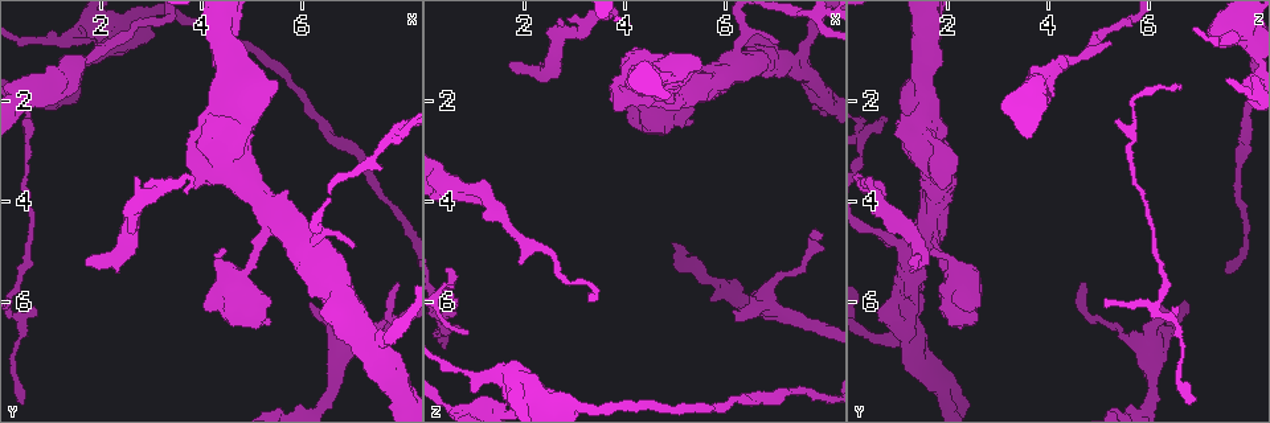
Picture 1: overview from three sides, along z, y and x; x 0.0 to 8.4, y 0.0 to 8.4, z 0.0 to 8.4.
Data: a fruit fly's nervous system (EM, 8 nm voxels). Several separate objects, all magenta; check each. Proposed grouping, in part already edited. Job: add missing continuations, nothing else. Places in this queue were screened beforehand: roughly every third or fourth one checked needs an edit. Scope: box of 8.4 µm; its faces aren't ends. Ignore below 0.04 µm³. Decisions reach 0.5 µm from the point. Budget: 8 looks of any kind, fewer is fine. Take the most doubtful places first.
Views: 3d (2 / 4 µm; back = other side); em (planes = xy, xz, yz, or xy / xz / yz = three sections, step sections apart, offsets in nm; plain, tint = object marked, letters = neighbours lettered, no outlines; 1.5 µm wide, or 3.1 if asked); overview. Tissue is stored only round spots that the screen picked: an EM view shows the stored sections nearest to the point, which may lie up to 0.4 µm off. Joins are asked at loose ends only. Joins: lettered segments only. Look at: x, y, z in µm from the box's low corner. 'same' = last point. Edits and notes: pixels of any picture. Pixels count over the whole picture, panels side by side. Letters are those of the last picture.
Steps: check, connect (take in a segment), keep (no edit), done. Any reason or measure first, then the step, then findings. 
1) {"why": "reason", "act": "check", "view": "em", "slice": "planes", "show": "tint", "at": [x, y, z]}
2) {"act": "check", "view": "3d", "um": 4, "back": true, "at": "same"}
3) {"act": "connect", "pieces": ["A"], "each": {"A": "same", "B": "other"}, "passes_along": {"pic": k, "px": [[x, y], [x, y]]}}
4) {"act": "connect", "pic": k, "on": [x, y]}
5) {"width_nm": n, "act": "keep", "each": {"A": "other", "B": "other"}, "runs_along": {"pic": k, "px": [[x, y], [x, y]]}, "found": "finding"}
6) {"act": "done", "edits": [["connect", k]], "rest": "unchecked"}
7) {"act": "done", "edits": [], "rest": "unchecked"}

{"why": "an open end", "act": "check", "view": "3d", "um": 4, "at": [1.75, 5.25, 1.30]}

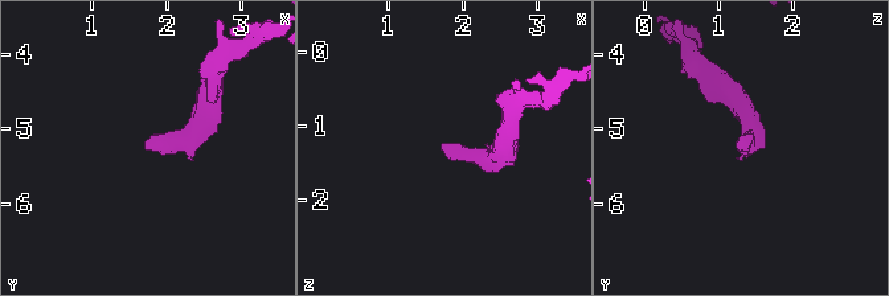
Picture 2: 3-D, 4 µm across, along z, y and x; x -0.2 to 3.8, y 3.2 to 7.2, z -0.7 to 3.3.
{"act": "check", "view": "em", "slice": "planes", "show": "letters", "at": [1.70, 5.25, 1.25]}

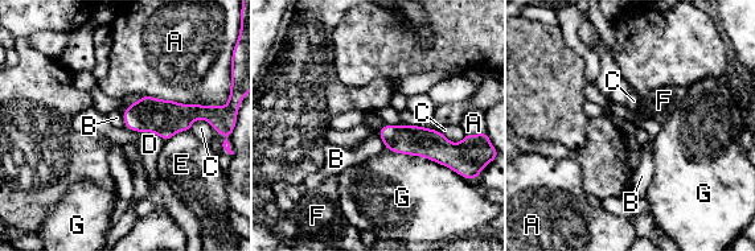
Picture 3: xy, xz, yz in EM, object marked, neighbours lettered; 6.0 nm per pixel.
{"longest_contact_nm": ["G", 480], "act": "connect", "pieces": ["F"], "each": {"A": "other", "B": "other", "C": "other", "D": "other", "E": "other", "F": "same", "G": "other"}, "found": "the cell continues"}

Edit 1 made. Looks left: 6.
{"why": "see it whole again", "act": "check", "view": "overview"}

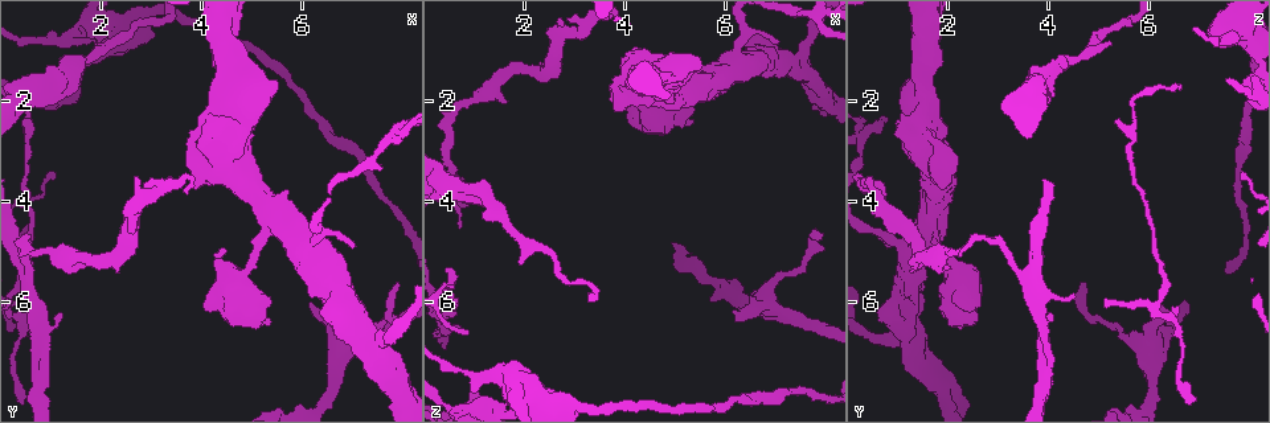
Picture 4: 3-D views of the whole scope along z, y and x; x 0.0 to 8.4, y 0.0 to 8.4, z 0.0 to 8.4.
{"why": "branch stops here", "act": "check", "view": "3d", "um": 2, "at": [6.20, 6.05, 6.20]}

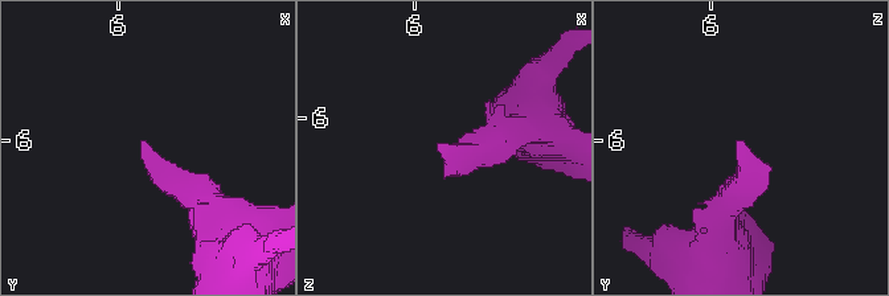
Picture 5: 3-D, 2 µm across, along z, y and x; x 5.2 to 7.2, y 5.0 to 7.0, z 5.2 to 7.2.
{"why": "need the tissue", "act": "check", "view": "em", "slice": "planes", "show": "letters", "at": [6.18, 6.02, 6.16]}

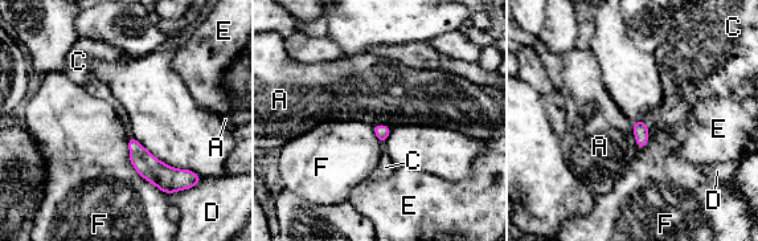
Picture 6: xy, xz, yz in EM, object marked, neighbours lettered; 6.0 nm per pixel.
{"longest_contact_nm": ["F", 420], "act": "connect", "pieces": ["C"], "each": {"A": "other", "C": "same", "D": "other", "E": "other", "F": "other"}, "passes_along": {"pic": 6, "px": [[640, 130], [644, 123], [673, 113]]}, "found": "the cell continues"}

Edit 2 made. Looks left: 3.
{"why": "an open end", "act": "check", "view": "3d", "um": 4, "at": [4.45, 5.00, 1.65]}

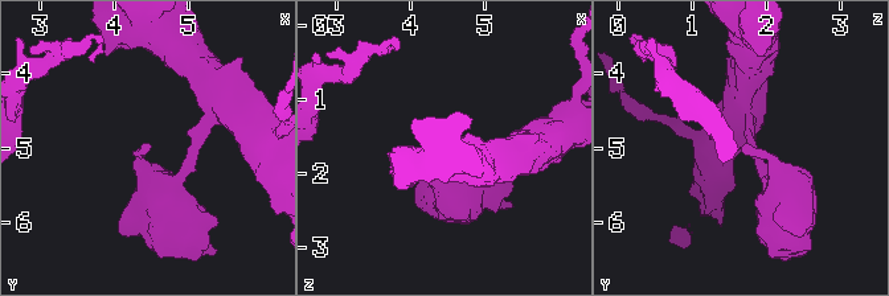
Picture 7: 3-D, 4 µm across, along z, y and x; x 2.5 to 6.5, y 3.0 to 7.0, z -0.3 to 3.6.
{"why": "shape alone is not enough", "act": "check", "view": "em", "slice": "planes", "show": "letters", "at": [4.45, 5.00, 1.65]}

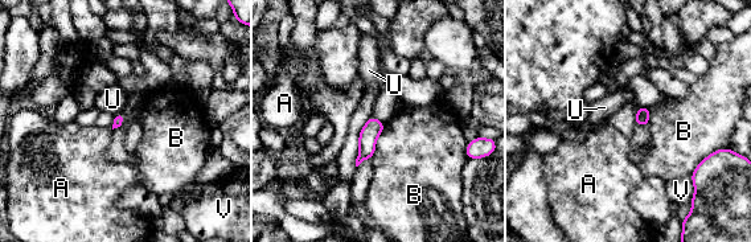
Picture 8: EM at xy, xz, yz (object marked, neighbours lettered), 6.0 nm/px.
{"act": "keep", "each": {"A": "other", "B": "other", "U": "other", "V": "other"}, "border": {"pic": 8, "px": [[120, 111], [114, 114]]}, "found": "no lettered segment goes on from it"}

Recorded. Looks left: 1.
{"act": "done", "edits": [["connect", 3], ["connect", 6]], "rest": "unchecked"}

